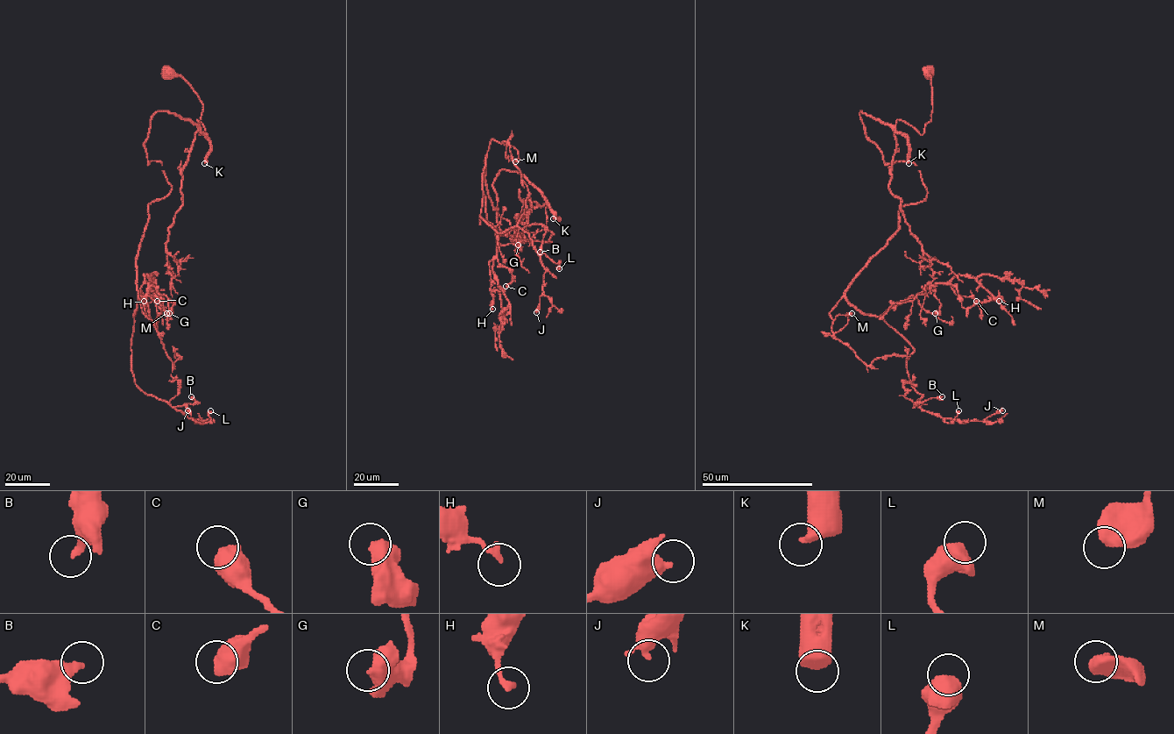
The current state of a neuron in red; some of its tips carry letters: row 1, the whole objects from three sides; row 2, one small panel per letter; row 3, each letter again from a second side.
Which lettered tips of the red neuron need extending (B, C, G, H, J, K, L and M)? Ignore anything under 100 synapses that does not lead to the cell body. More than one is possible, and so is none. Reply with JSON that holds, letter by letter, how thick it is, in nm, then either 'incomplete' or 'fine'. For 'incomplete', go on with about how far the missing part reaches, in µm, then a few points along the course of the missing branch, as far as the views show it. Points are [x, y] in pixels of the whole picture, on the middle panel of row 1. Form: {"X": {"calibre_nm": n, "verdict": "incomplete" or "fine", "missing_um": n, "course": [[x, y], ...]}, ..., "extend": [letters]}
{"B": {"calibre_nm": 320, "verdict": "fine"}, "C": {"calibre_nm": 650, "verdict": "fine"}, "G": {"calibre_nm": 600, "verdict": "fine"}, "H": {"calibre_nm": 240, "verdict": "fine"}, "J": {"calibre_nm": 440, "verdict": "fine"}, "K": {"calibre_nm": 500, "verdict": "incomplete", "missing_um": 100, "course": [[553, 218], [541, 233], [538, 247], [527, 262], [528, 267], [544, 237], [569, 208], [577, 203], [581, 192]]}, "L": {"calibre_nm": 650, "verdict": "fine"}, "M": {"calibre_nm": 650, "verdict": "fine"}, "extend": ["K"]}

